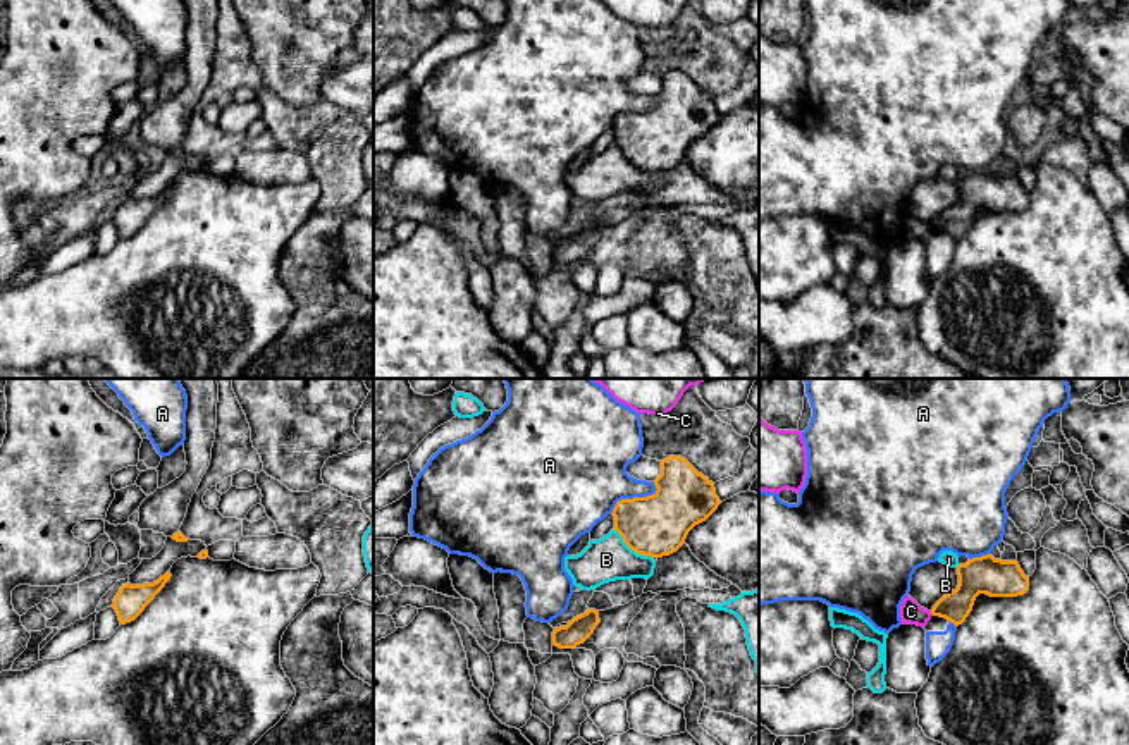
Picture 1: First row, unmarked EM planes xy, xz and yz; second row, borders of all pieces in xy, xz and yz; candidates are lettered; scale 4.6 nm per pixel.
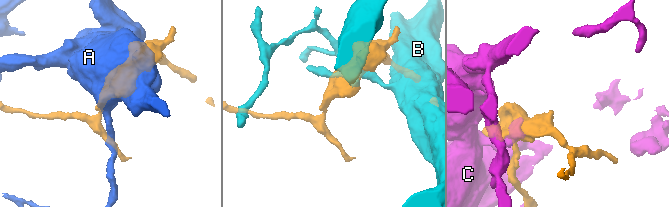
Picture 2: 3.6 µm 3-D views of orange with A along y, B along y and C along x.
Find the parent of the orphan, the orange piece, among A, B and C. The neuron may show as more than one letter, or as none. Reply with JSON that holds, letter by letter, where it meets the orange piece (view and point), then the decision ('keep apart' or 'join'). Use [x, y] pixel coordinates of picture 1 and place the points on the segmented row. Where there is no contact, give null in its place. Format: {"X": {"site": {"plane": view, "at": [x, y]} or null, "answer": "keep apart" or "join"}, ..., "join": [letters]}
{"A": {"site": {"plane": "xz", "at": [634, 498]}, "answer": "keep apart"}, "B": {"site": {"plane": "xz", "at": [632, 549]}, "answer": "keep apart"}, "C": {"site": {"plane": "yz", "at": [931, 613]}, "answer": "keep apart"}, "join": []}

